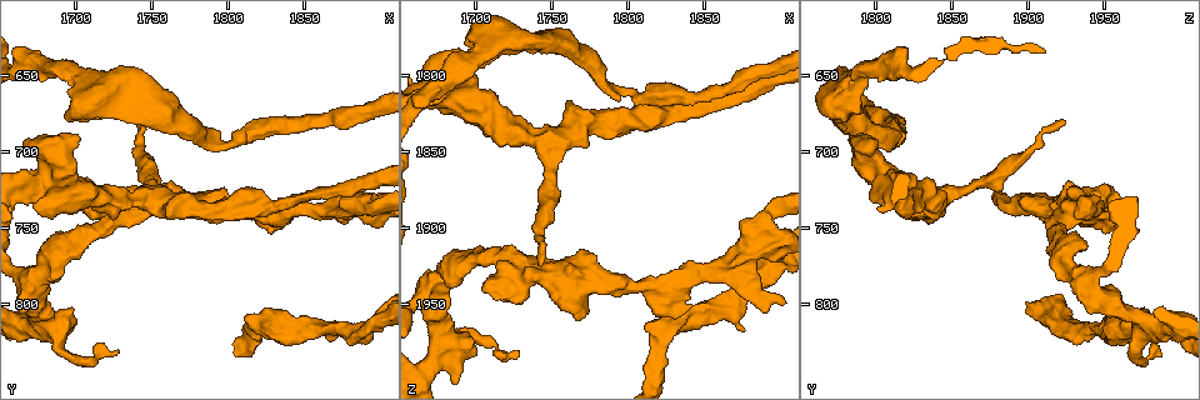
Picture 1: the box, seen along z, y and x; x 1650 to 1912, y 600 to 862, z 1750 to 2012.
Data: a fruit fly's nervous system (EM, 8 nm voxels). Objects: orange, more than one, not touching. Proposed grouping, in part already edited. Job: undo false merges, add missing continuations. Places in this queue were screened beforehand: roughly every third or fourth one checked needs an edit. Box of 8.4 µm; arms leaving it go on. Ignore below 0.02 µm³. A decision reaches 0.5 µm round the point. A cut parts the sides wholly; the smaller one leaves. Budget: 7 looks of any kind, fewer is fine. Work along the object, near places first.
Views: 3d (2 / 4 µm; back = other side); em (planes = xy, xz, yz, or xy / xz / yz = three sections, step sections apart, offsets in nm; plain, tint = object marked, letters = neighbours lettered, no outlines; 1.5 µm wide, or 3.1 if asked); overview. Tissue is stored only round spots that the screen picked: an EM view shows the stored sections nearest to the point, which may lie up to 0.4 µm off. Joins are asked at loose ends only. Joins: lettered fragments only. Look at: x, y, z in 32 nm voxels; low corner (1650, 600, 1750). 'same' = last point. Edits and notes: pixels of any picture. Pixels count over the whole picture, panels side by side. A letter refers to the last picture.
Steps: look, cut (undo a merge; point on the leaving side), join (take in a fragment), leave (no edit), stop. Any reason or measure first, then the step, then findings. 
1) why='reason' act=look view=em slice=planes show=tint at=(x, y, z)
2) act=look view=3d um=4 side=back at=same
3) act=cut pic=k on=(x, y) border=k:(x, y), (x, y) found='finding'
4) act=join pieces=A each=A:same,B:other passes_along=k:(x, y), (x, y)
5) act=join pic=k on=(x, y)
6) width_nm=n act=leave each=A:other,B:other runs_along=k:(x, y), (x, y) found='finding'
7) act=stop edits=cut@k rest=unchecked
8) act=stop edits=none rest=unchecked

why='end of a long branch' act=look view=em slice=xz step=4 show=tint at=(1742, 680, 1926)

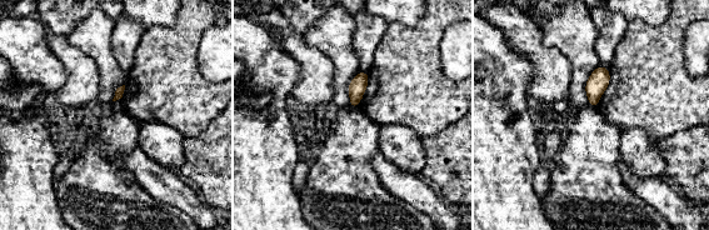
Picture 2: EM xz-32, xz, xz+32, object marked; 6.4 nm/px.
act=look view=em slice=planes show=letters at=same

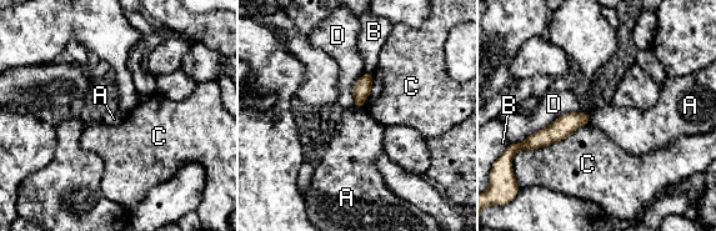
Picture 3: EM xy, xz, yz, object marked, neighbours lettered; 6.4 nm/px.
width_nm=90 act=leave each=A:other,B:other,C:other,D:other border=3:(589, 114), (590, 122) found='no lettered fragment goes on from it'

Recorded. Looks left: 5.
act=look view=em slice=yz step=8 show=tint at=(1826, 742, 1938)

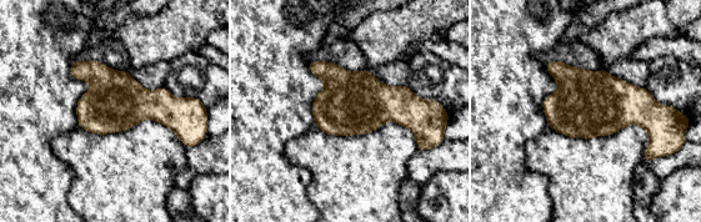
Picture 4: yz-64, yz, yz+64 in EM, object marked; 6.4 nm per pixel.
why='cut it another way' act=look view=em slice=planes show=letters at=same

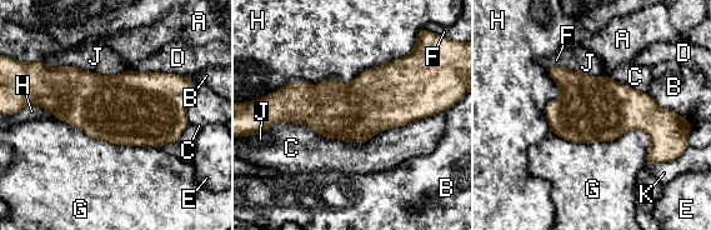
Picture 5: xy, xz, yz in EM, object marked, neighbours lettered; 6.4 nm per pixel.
act=leave each=A:other,B:other,C:other,D:other,E:other,F:other,G:other,H:other,J:other,K:other found='all the same cell'

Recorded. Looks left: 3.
why='calibre changes' act=look view=em slice=yz step=8 show=tint at=(1792, 696, 1810)

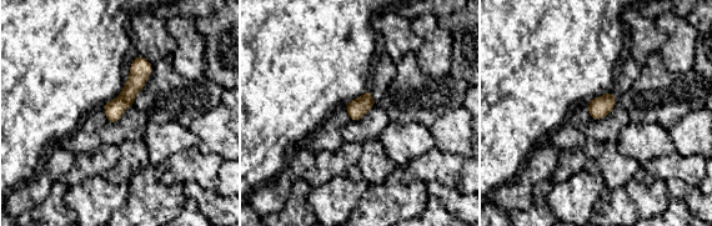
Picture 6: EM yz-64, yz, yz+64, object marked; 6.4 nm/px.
why='another direction' act=look view=em slice=planes show=letters at=same

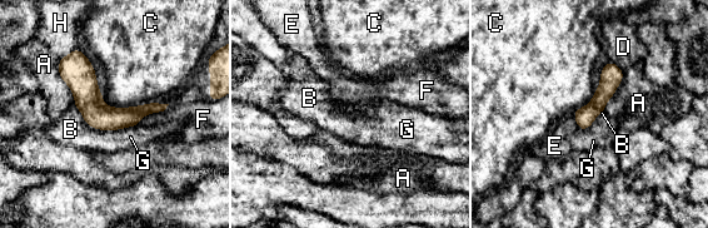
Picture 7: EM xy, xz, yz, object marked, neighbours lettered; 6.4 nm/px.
act=leave each=A:other,B:other,C:other,D:other,E:other,F:other,G:other,H:other runs_along=7:(63, 60), (106, 114), (161, 107) found='continuous, no second cell'

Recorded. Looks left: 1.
act=stop edits=none rest=unchecked

